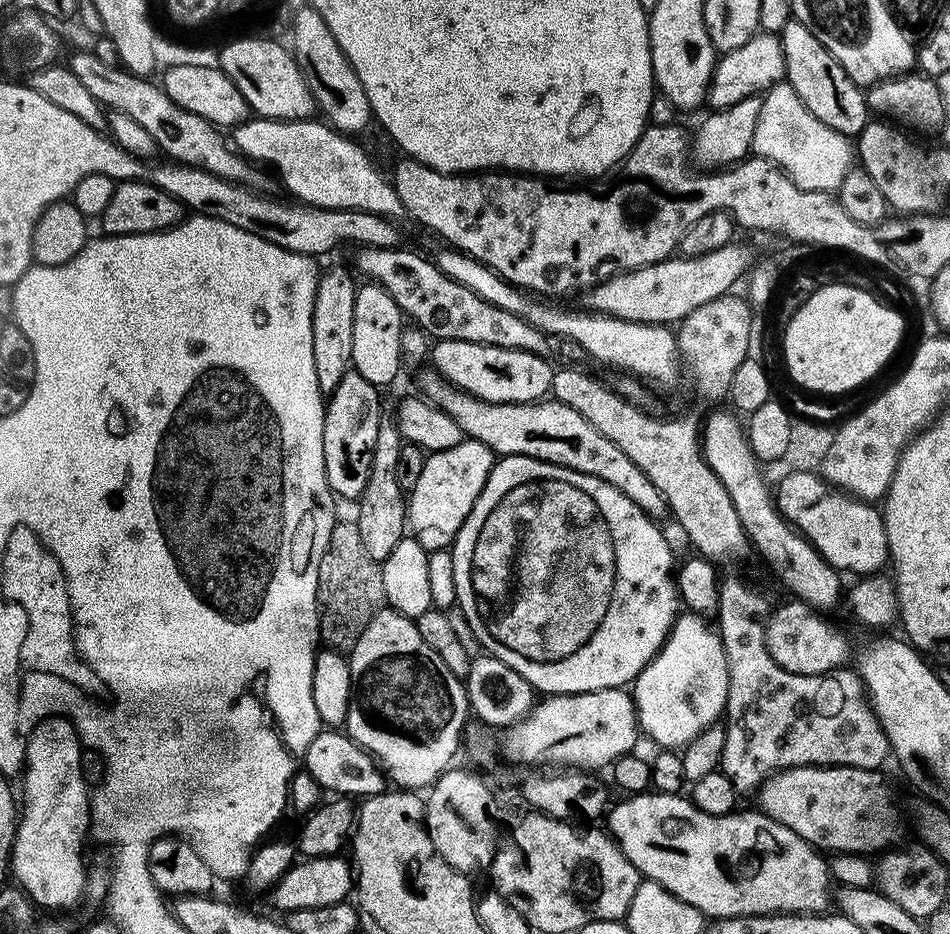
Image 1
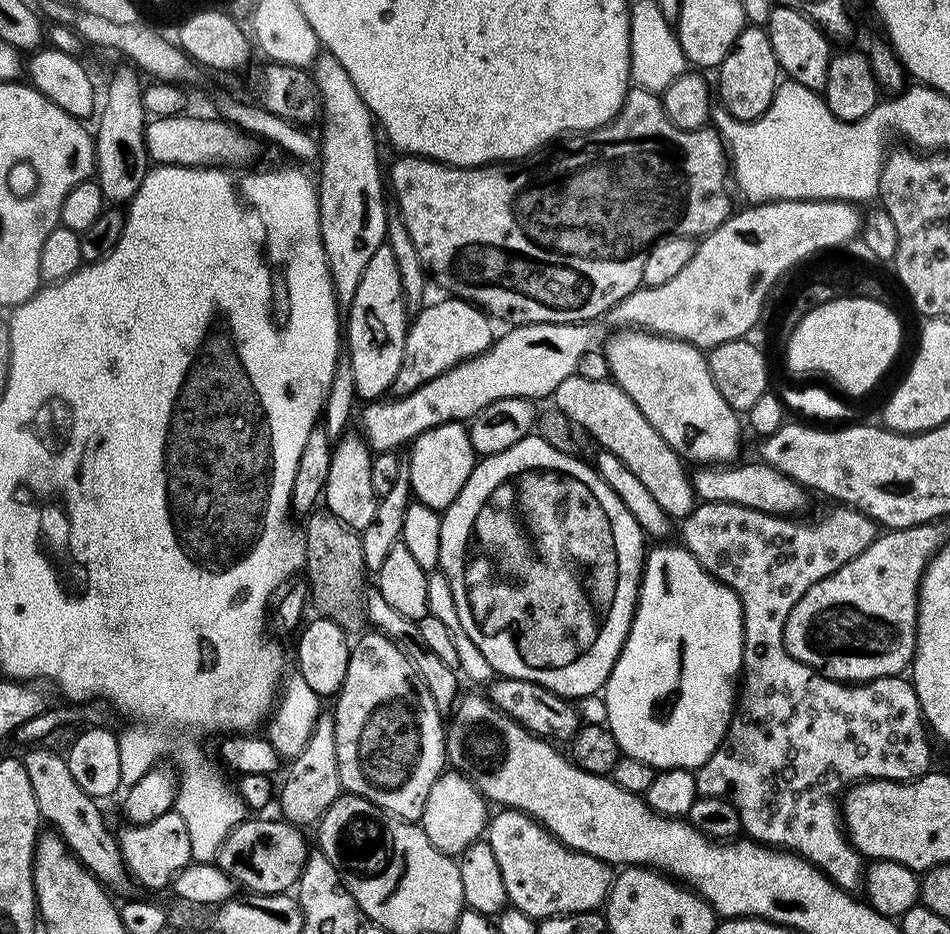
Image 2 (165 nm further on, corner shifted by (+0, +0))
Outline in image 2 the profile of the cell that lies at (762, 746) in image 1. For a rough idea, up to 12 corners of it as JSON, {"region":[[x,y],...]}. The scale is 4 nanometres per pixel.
{"region":[[726,502],[683,547],[732,589],[744,667],[696,790],[856,890],[838,797],[933,767],[903,675],[784,649],[802,594],[878,535]]}

